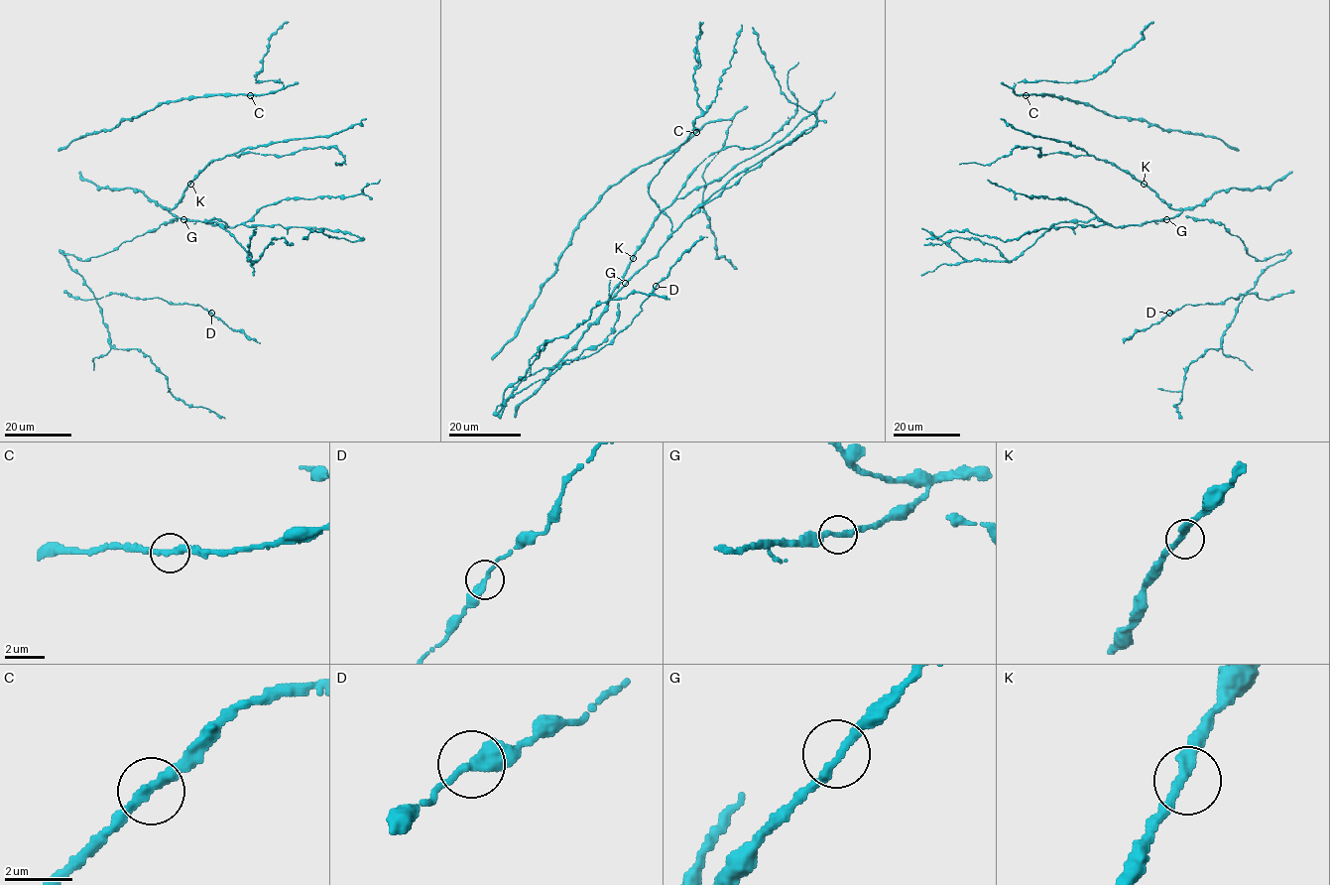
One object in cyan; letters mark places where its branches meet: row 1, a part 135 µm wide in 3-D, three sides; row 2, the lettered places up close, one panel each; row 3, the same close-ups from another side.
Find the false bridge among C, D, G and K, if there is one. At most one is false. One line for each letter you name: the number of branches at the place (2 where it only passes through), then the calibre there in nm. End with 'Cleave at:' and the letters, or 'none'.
Cleave at: none

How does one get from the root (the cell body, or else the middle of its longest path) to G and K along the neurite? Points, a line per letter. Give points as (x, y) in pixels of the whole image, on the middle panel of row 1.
G: (542, 383), (625, 283)
K: (542, 383), (600, 316), (633, 258)

